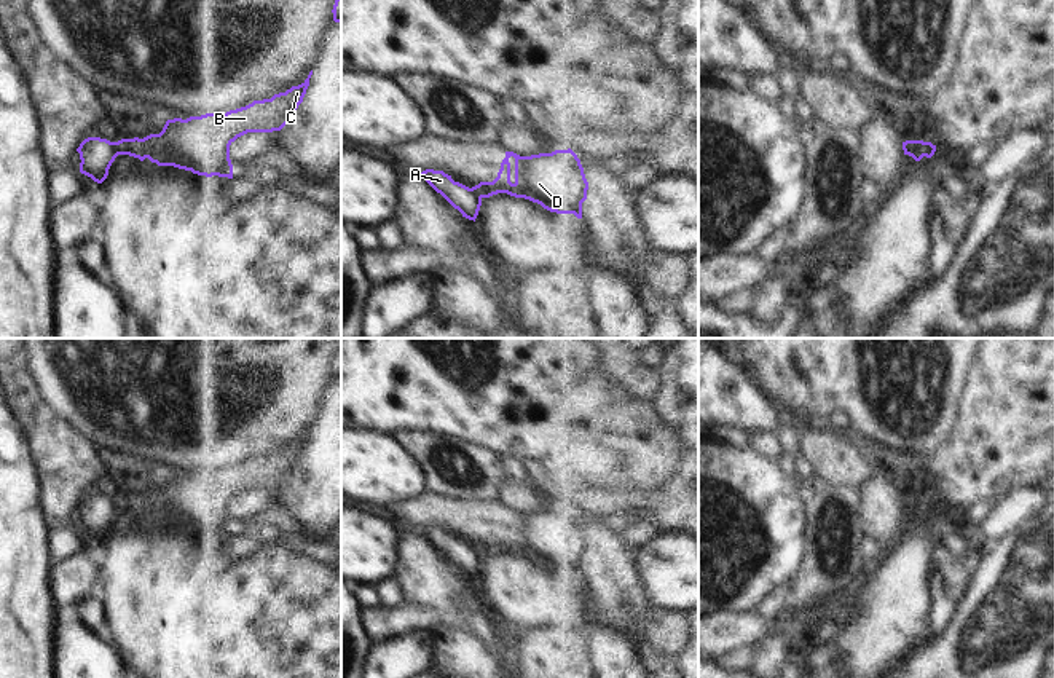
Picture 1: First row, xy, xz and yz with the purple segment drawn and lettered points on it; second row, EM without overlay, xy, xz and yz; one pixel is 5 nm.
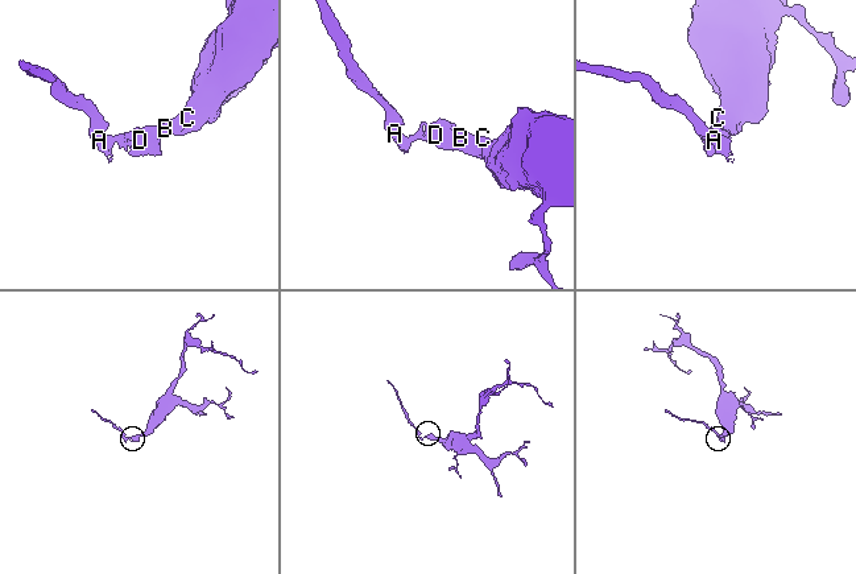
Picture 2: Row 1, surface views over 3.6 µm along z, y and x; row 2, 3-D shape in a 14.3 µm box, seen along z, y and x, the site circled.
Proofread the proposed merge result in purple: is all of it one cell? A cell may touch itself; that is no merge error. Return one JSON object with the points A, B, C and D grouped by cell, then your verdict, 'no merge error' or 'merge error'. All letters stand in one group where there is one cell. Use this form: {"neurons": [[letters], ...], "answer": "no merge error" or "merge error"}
{"neurons": [["A"], ["B", "C", "D"]], "answer": "merge error"}

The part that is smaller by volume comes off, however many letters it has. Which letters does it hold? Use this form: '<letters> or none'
A.

